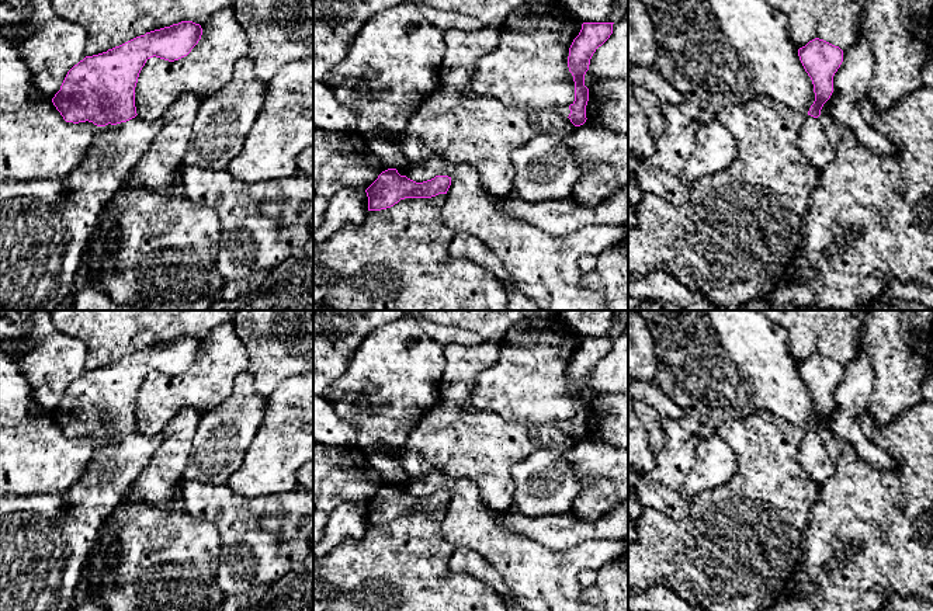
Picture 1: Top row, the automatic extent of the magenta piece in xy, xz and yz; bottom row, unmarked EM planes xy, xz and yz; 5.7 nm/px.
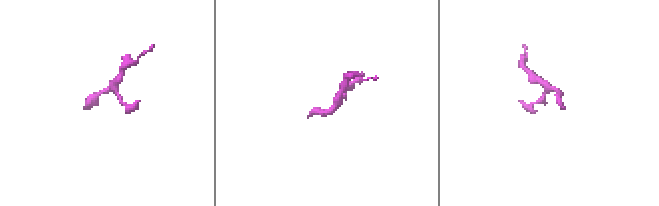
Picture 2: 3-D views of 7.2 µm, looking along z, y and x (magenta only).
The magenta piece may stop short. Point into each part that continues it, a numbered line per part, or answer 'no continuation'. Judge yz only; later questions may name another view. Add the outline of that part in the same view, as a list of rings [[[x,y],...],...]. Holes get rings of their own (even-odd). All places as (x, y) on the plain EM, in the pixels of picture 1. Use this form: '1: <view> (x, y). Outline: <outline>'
1: yz (812, 455). Outline: [[[807,428],[801,441],[798,459],[807,473],[816,482],[823,483],[833,472],[833,464],[818,433]]]

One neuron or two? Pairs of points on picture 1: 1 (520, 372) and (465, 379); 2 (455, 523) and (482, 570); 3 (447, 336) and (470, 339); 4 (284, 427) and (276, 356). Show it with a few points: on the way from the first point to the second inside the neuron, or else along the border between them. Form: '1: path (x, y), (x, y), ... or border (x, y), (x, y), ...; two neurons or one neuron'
1: border (498, 354), (478, 375), (468, 396), (471, 405); two neurons
2: border (455, 547), (474, 549), (498, 570); two neurons
3: path (453, 336), (464, 336); one neuron
4: border (298, 374), (285, 378), (267, 398); two neurons

